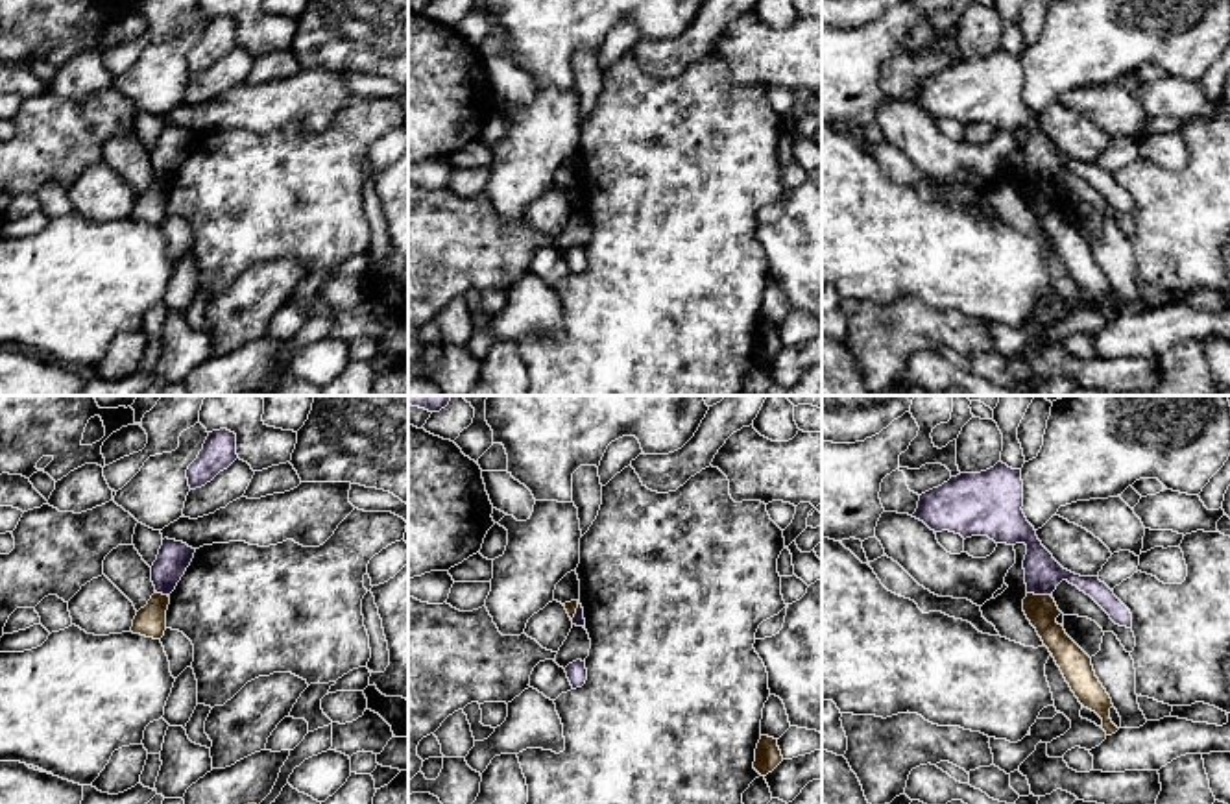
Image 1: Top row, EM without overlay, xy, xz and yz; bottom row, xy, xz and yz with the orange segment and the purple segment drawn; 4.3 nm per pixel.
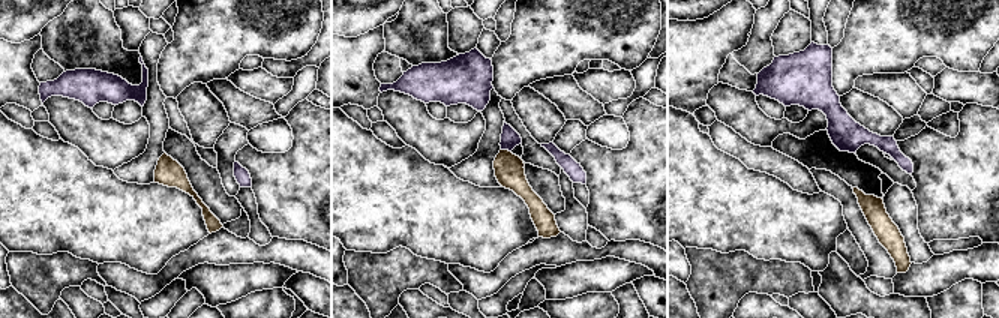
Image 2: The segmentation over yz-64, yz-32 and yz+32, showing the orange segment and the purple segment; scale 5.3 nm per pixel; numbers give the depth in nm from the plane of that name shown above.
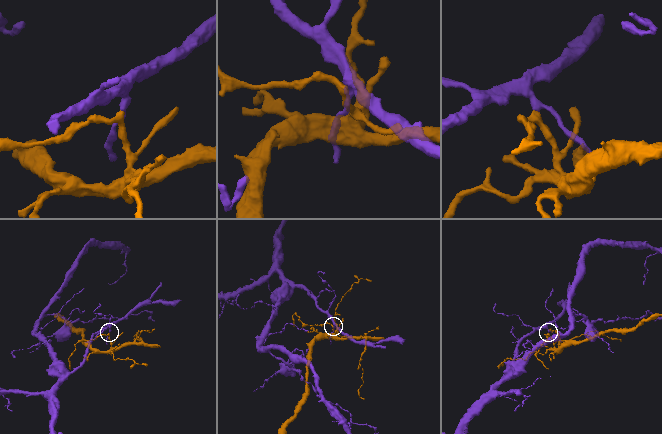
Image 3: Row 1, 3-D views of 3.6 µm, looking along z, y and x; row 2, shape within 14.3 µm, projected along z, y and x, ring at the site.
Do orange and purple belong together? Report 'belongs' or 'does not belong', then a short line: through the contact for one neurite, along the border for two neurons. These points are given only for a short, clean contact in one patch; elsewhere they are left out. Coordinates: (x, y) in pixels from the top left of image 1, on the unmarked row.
does not belong; line yz (1027, 178), (1049, 182)

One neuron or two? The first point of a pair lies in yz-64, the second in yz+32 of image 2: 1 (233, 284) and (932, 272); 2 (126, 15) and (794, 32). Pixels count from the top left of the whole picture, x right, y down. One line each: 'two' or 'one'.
1: one
2: one

